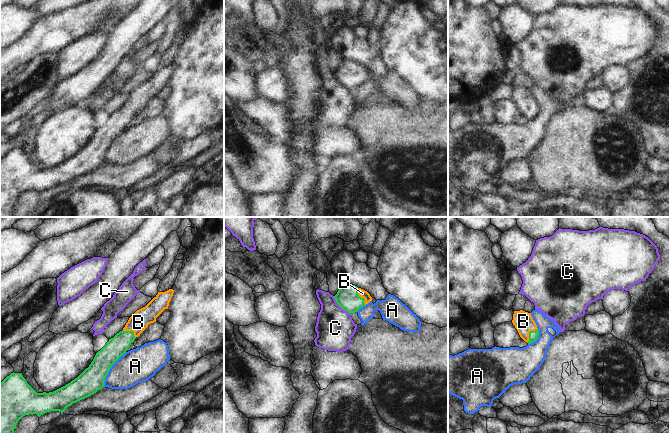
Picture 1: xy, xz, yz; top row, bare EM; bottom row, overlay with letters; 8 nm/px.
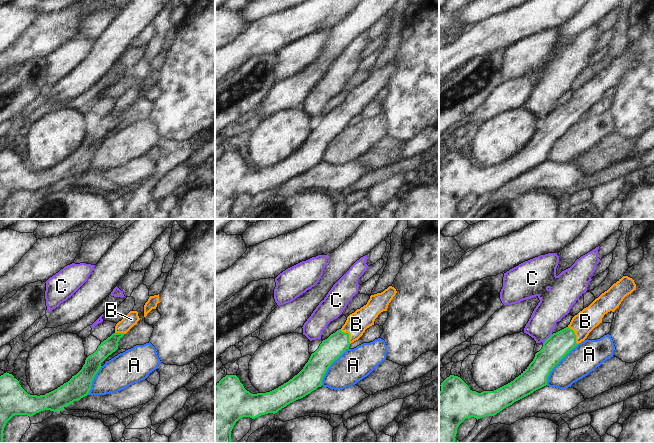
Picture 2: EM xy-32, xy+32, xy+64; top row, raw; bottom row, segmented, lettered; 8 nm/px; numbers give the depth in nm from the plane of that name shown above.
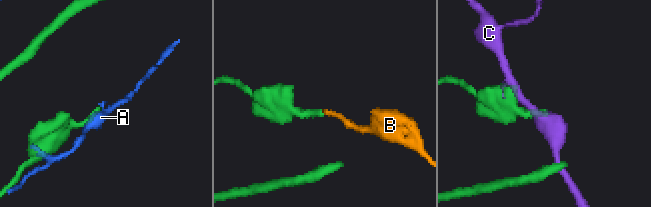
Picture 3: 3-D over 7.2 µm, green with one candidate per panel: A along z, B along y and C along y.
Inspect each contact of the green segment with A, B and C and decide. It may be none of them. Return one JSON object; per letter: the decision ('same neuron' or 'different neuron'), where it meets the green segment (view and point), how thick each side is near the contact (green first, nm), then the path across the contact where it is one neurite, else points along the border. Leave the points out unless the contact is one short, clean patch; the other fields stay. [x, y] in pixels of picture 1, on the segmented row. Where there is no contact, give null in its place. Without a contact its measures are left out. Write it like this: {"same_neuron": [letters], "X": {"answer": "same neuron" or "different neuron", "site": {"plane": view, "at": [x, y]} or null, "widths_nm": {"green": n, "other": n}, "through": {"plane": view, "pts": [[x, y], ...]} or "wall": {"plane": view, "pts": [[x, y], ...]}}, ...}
{"same_neuron": ["B"], "A": {"answer": "different neuron", "site": {"plane": "xy", "at": [109, 369]}, "widths_nm": {"green": 200, "other": 280}}, "B": {"answer": "same neuron", "site": {"plane": "yz", "at": [529, 333]}, "widths_nm": {"green": 80, "other": 160}, "through": {"plane": "yz", "pts": [[533, 335], [529, 333], [523, 321]]}}, "C": {"answer": "different neuron", "site": {"plane": "xz", "at": [340, 306]}, "widths_nm": {"green": 180, "other": 300}}}

